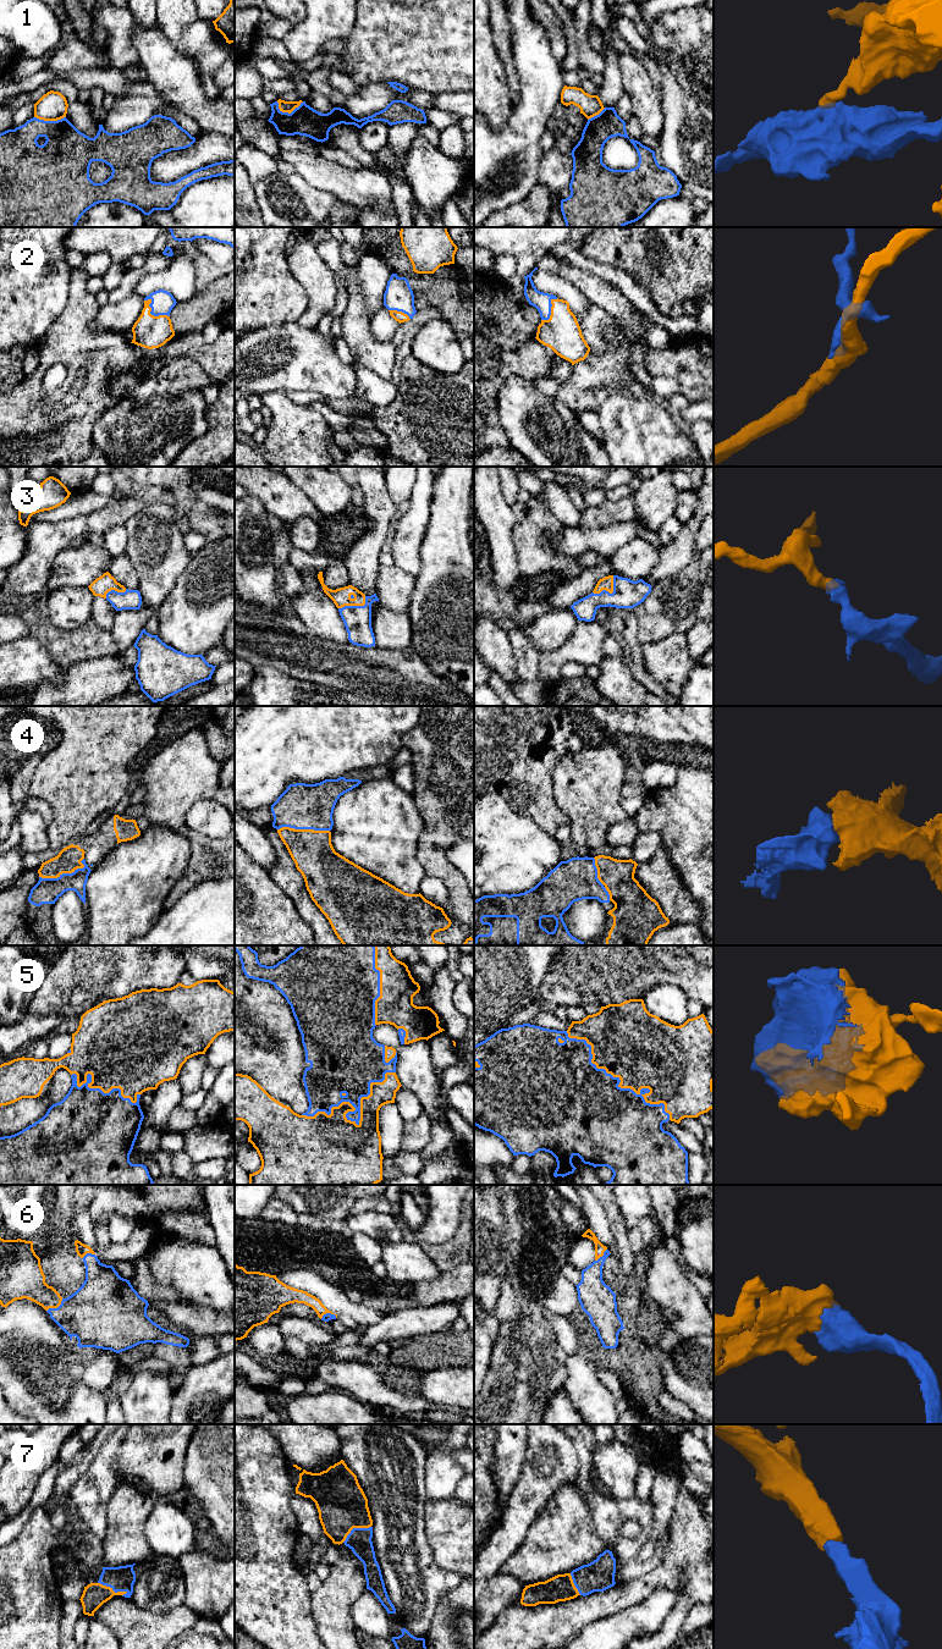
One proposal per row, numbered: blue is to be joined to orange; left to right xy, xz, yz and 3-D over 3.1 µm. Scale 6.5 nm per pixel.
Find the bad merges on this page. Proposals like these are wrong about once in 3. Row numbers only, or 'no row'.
1

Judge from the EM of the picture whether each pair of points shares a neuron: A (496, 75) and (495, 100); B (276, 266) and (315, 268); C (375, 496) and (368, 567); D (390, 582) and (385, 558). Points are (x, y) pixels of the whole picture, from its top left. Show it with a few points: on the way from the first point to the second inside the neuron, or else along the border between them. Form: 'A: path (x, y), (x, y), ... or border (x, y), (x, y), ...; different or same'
A: path (495, 81), (495, 94); same
B: border (287, 254), (287, 268), (304, 290); different
C: path (378, 513), (378, 530), (368, 550); same
D: border (380, 564), (394, 566); different

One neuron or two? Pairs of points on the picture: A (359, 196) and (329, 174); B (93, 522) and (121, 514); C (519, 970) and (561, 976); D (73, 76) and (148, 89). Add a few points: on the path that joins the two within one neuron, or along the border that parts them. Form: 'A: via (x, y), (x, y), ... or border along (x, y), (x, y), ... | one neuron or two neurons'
A: via (352, 188), (336, 178) | one neuron
B: via (100, 522), (114, 514) | one neuron
C: border along (555, 958), (539, 983), (539, 997) | two neurons
D: via (92, 78), (106, 78), (120, 88), (130, 88) | one neuron

